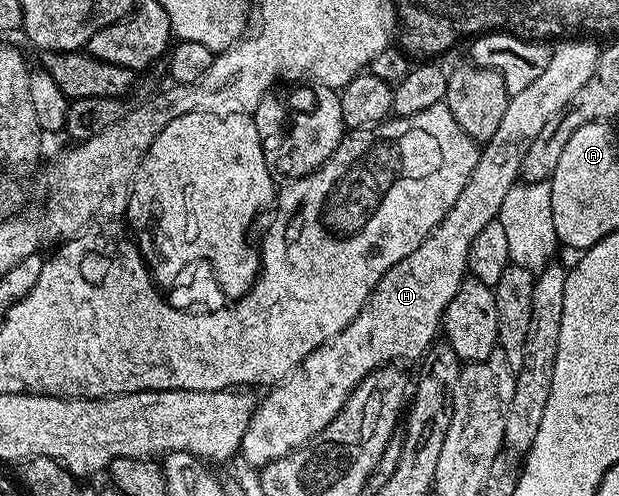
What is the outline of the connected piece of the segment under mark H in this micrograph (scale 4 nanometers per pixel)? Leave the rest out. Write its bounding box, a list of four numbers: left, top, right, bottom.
[239,37,601,469]

